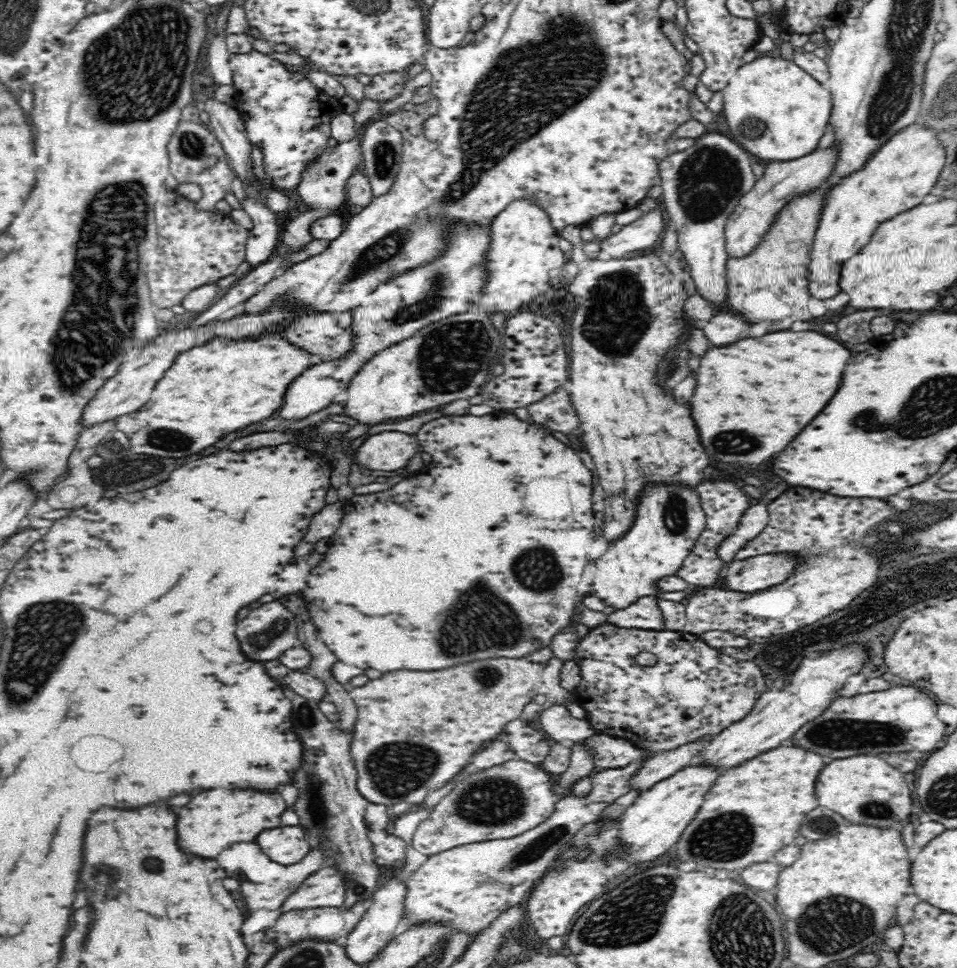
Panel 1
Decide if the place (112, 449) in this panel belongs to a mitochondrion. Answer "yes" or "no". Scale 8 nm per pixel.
yes

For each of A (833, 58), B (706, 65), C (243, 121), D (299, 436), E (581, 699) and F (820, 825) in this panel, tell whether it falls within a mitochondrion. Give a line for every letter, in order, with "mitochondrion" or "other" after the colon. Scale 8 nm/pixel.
A: other
B: other
C: other
D: other
E: other
F: mitochondrion

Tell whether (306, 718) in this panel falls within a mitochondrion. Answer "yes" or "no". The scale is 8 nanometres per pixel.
yes

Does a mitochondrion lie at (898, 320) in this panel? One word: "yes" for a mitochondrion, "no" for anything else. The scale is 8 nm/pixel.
no

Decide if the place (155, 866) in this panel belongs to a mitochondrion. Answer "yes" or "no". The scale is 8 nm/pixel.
no

